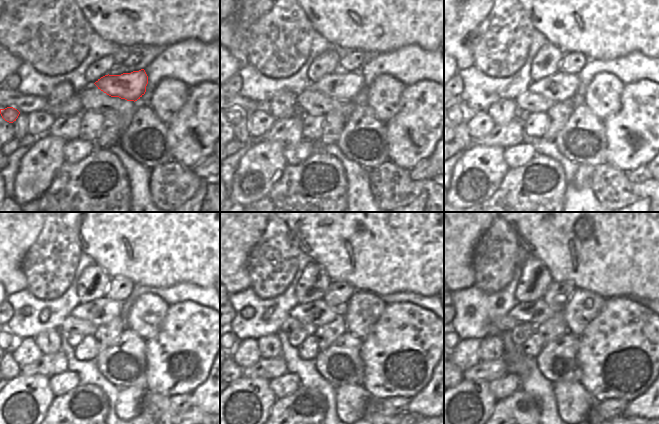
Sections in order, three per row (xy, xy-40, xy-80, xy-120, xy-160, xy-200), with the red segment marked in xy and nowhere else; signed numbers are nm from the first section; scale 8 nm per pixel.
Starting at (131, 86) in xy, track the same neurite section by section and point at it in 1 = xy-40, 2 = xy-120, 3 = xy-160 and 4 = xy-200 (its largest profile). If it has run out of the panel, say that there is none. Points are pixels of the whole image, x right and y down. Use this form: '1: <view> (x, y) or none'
1: xy-40 (345, 85)
2: xy-120 (99, 311)
3: xy-160 (316, 313)
4: xy-200 (536, 312)

